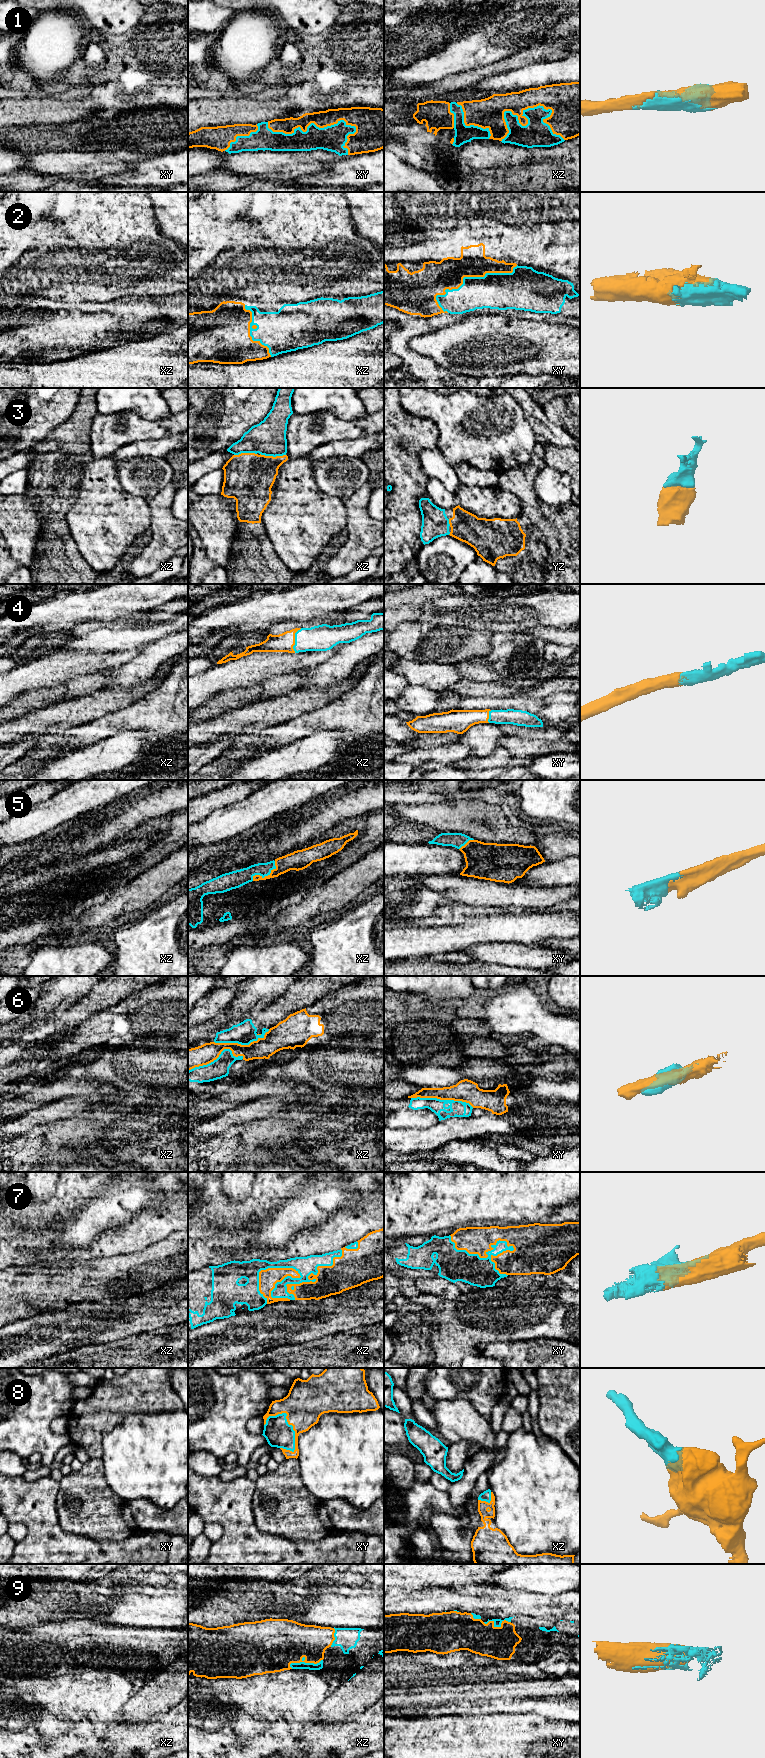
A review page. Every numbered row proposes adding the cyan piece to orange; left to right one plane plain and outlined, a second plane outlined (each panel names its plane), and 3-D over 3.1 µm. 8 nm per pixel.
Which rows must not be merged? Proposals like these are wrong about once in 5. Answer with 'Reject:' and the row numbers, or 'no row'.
Reject: 6

